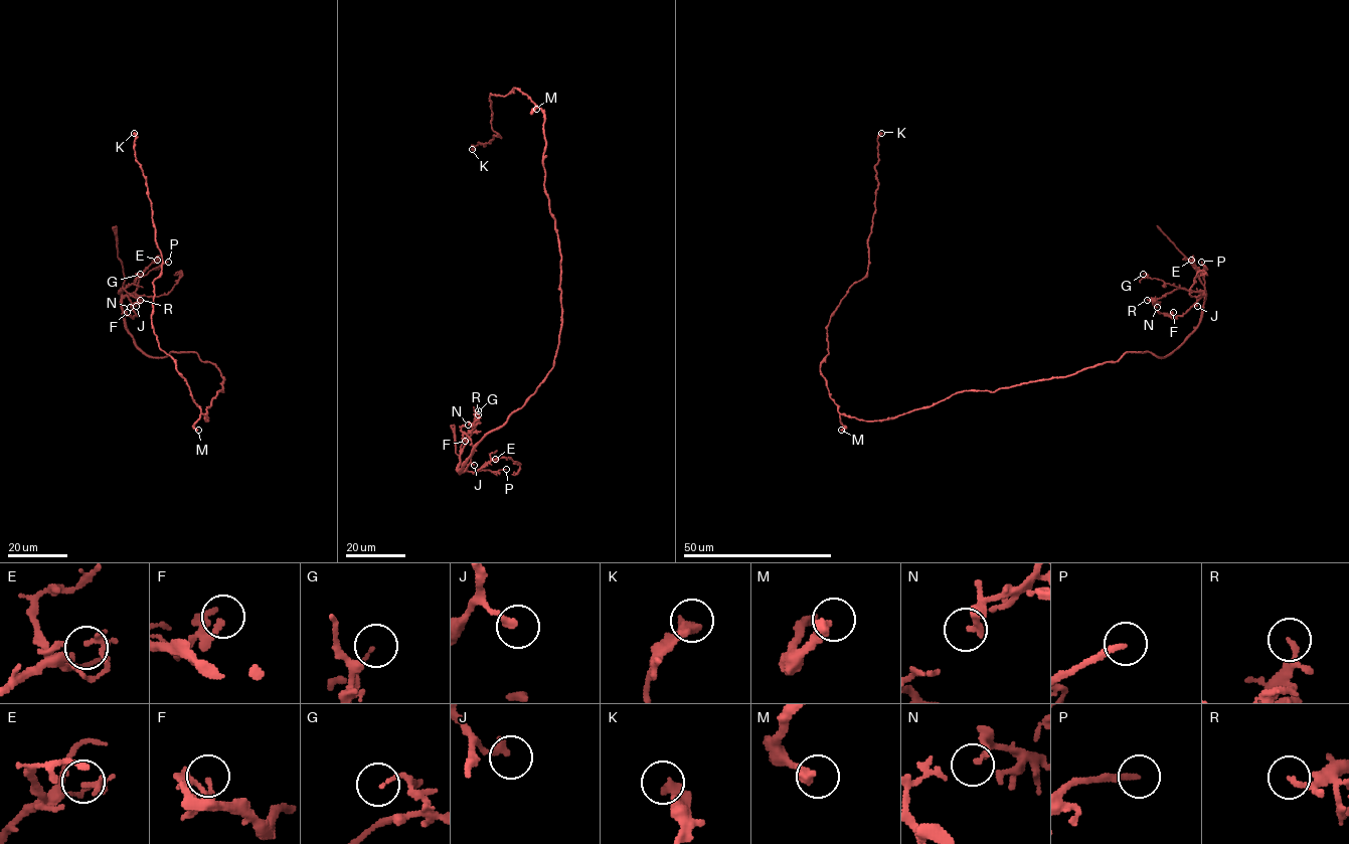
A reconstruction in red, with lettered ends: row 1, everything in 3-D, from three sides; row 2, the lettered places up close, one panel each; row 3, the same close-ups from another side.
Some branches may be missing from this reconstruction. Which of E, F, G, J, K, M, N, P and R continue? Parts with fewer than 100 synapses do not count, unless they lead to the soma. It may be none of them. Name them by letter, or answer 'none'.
M

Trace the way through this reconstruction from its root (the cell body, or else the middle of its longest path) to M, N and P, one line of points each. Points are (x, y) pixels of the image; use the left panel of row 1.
M: (212, 401), (206, 409), (207, 420), (201, 413), (195, 424), (198, 430)
N: (212, 401), (223, 391), (216, 366), (192, 352), (145, 354), (125, 326), (122, 288), (137, 299), (130, 307)
P: (212, 401), (223, 391), (215, 364), (192, 352), (150, 357), (125, 326), (122, 300), (168, 262)

